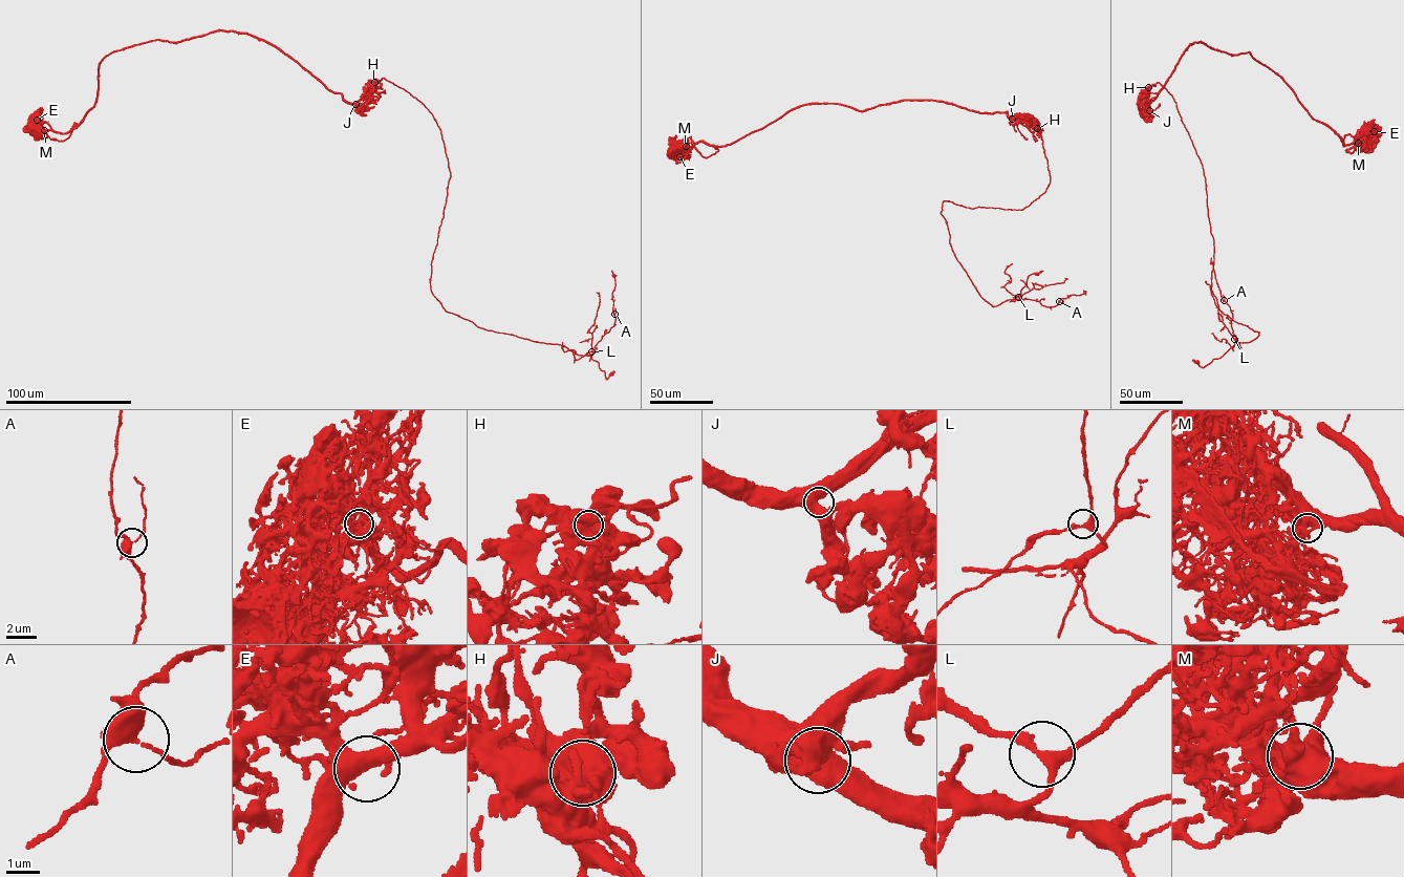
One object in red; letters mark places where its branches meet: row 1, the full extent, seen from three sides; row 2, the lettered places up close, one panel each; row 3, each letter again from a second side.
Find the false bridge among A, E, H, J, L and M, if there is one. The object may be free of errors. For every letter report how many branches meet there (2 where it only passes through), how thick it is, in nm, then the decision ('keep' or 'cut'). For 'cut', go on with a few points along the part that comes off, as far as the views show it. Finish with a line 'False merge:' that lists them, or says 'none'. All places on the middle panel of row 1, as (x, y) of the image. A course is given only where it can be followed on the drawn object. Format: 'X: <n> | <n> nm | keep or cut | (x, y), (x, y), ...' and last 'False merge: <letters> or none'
A: 4 | 380 nm | keep
E: 3 | 400 nm | keep
H: 2 | 700 nm | cut | (1037, 128), (1045, 191), (1021, 210), (943, 200), (949, 242), (993, 306), (1026, 298), (1054, 306), (1085, 292)
J: 2 | 650 nm | keep
L: 3 | 300 nm | keep
M: 3 | 500 nm | keep
False merge: H

